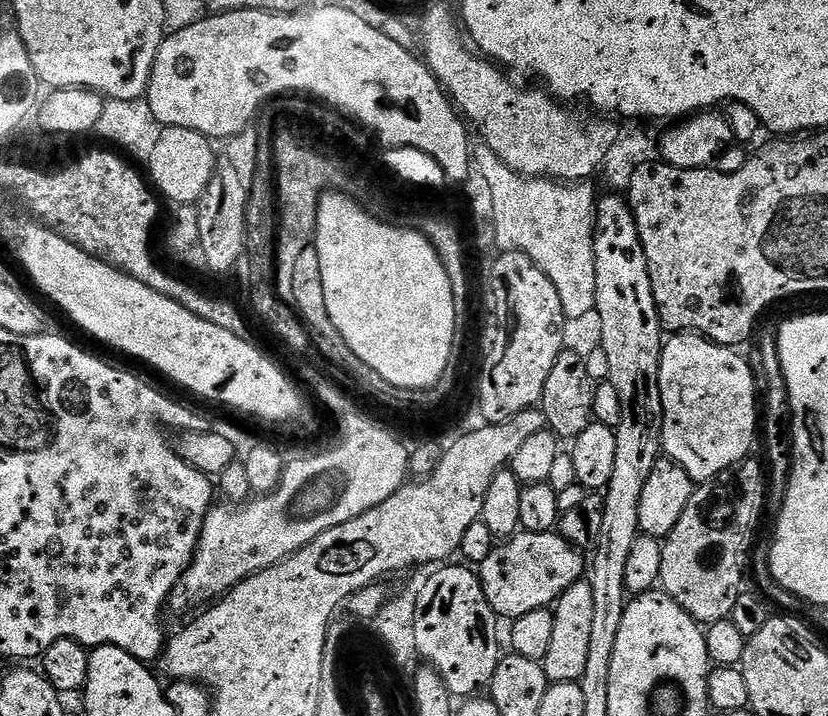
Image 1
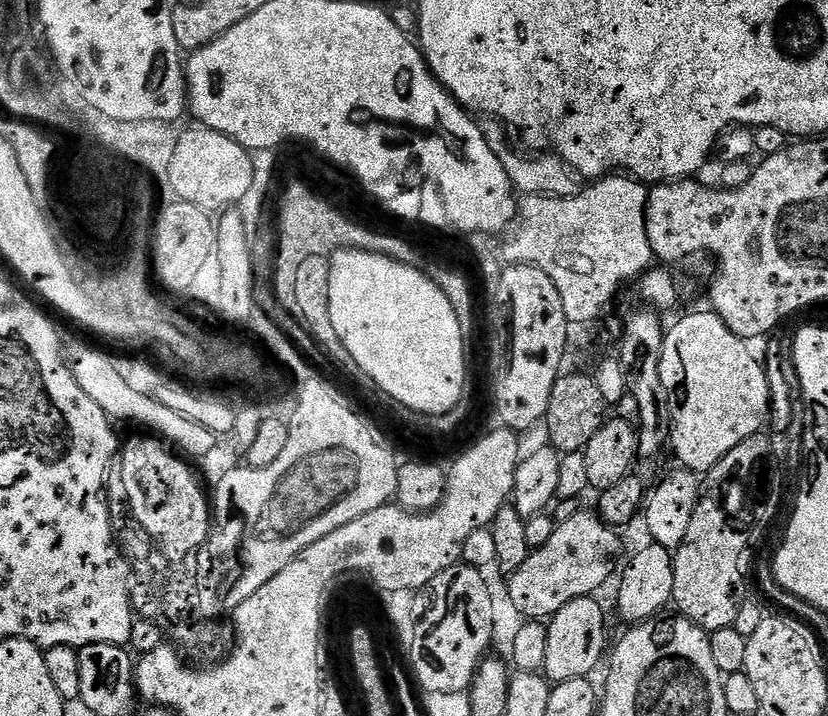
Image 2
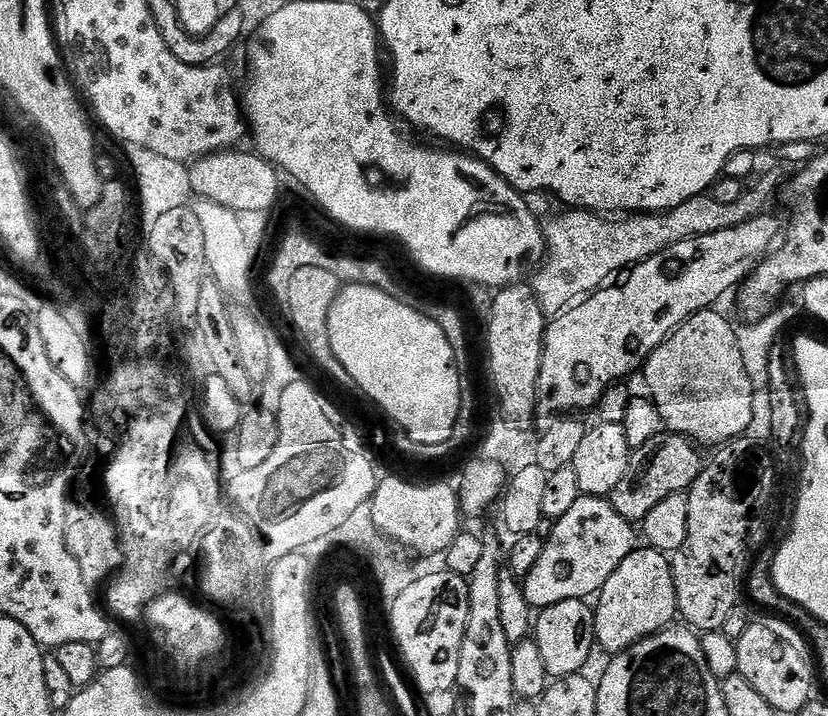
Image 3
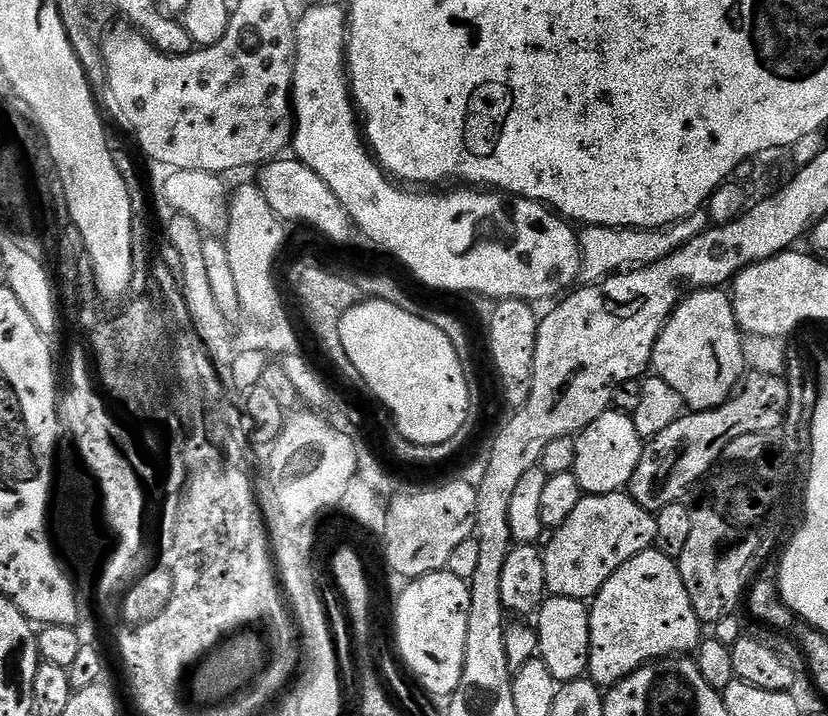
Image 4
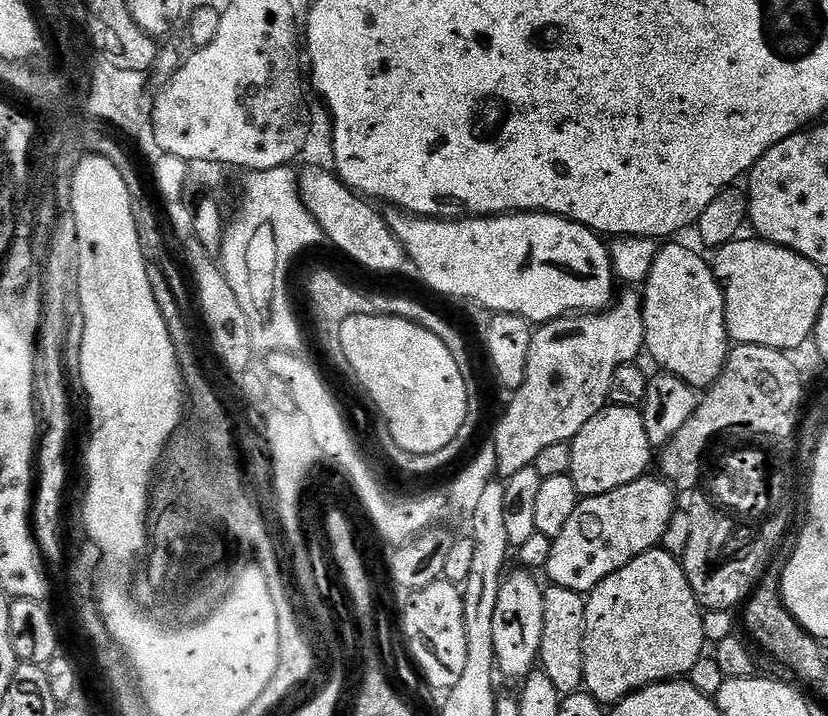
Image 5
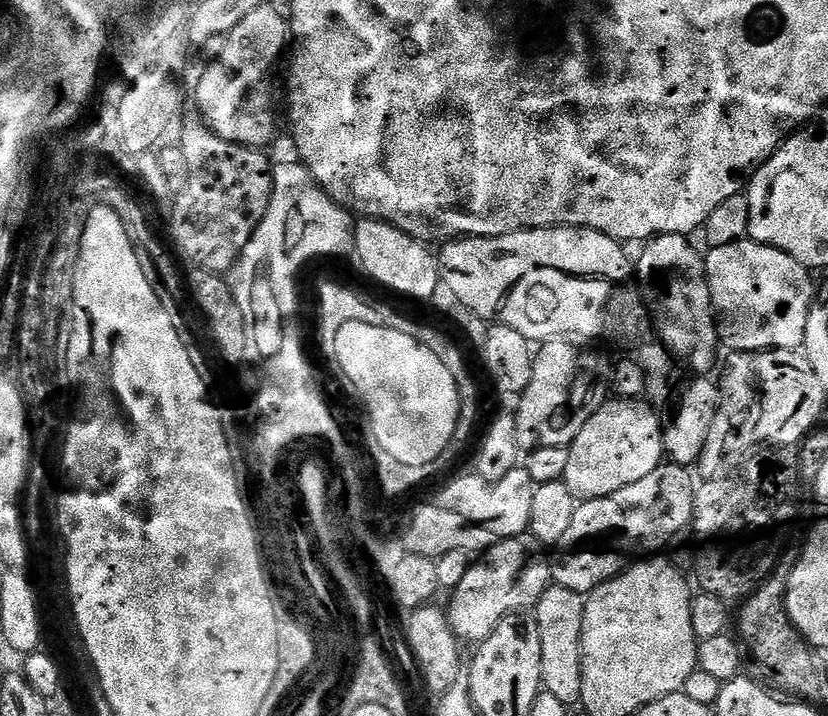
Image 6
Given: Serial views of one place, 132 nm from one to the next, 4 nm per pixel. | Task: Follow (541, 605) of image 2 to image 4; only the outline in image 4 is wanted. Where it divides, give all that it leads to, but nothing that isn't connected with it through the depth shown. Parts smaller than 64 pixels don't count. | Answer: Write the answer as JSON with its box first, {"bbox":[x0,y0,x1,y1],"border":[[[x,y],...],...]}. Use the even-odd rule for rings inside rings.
{"bbox":[542,490,658,602],"border":[[[624,490],[597,496],[581,495],[578,506],[574,506],[574,510],[570,510],[570,514],[563,517],[559,523],[560,529],[552,537],[547,537],[548,545],[543,545],[542,548],[546,566],[544,587],[553,596],[565,596],[585,602],[597,596],[610,574],[614,574],[614,570],[630,562],[630,558],[649,551],[655,545],[658,534],[655,515]]]}

